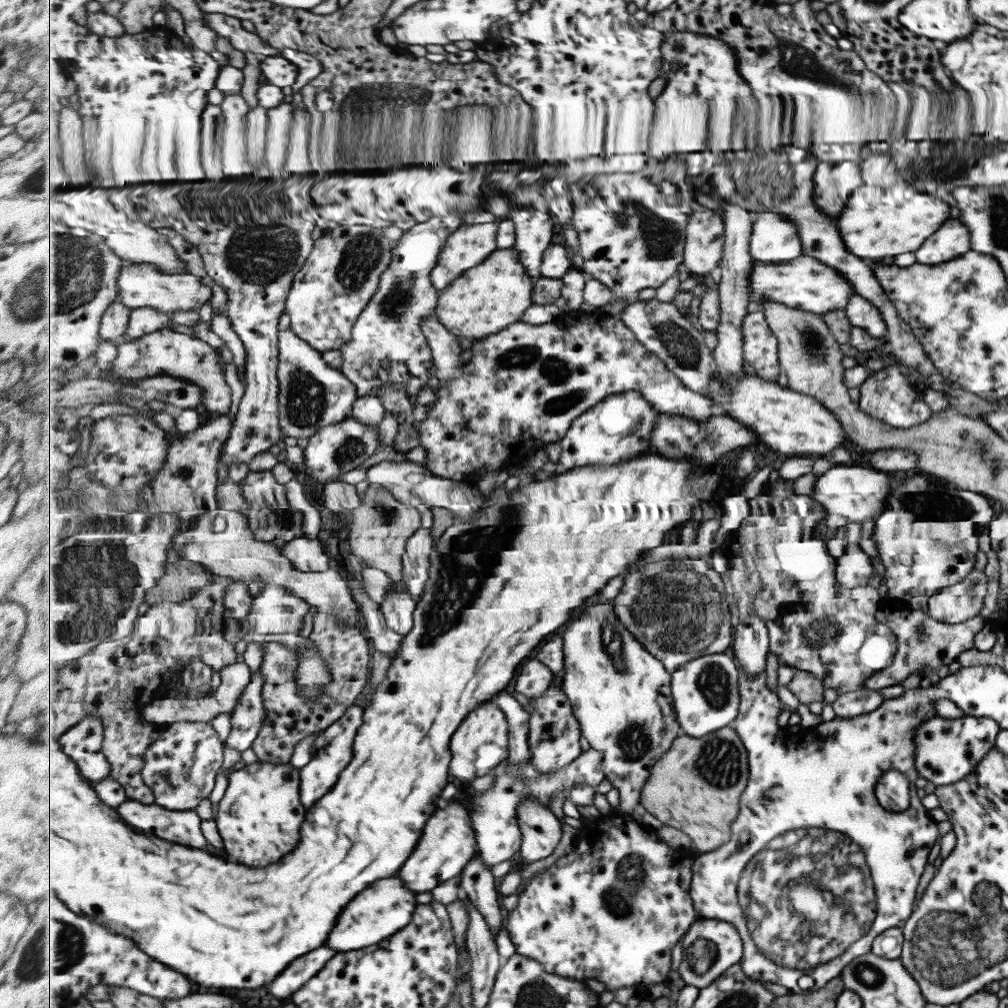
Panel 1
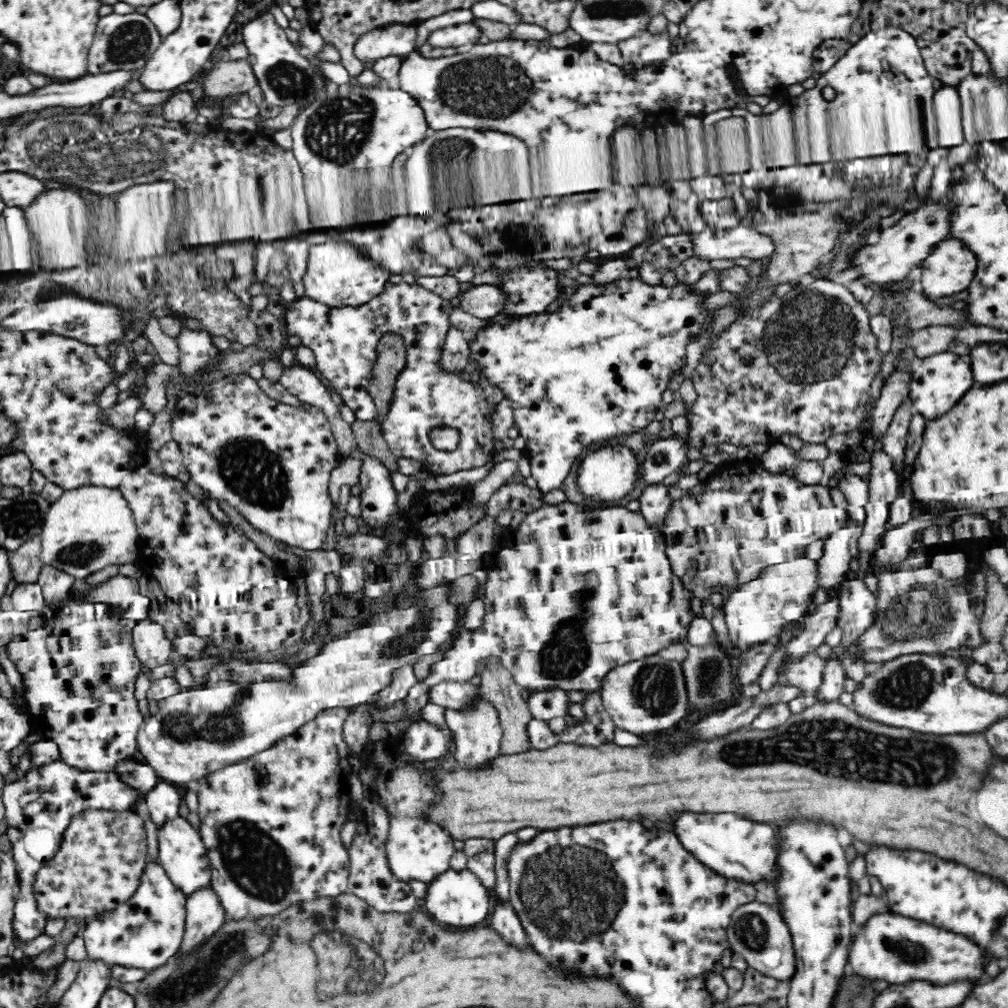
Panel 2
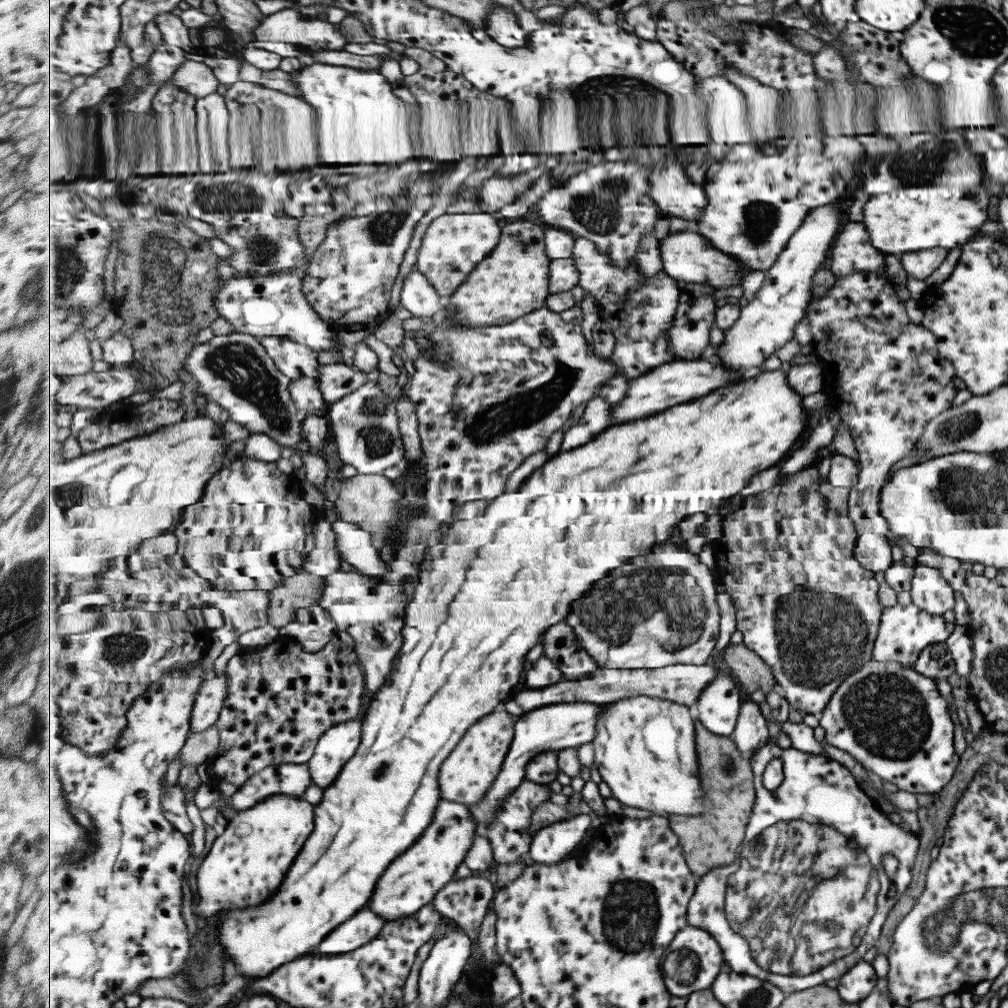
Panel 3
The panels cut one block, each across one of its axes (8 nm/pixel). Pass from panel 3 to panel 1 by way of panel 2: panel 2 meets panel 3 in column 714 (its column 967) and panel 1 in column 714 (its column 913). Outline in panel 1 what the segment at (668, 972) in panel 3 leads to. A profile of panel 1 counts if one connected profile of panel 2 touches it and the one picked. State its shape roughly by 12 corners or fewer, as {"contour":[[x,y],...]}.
{"contour":[[698,918],[681,978],[703,990],[741,963],[734,923]]}

